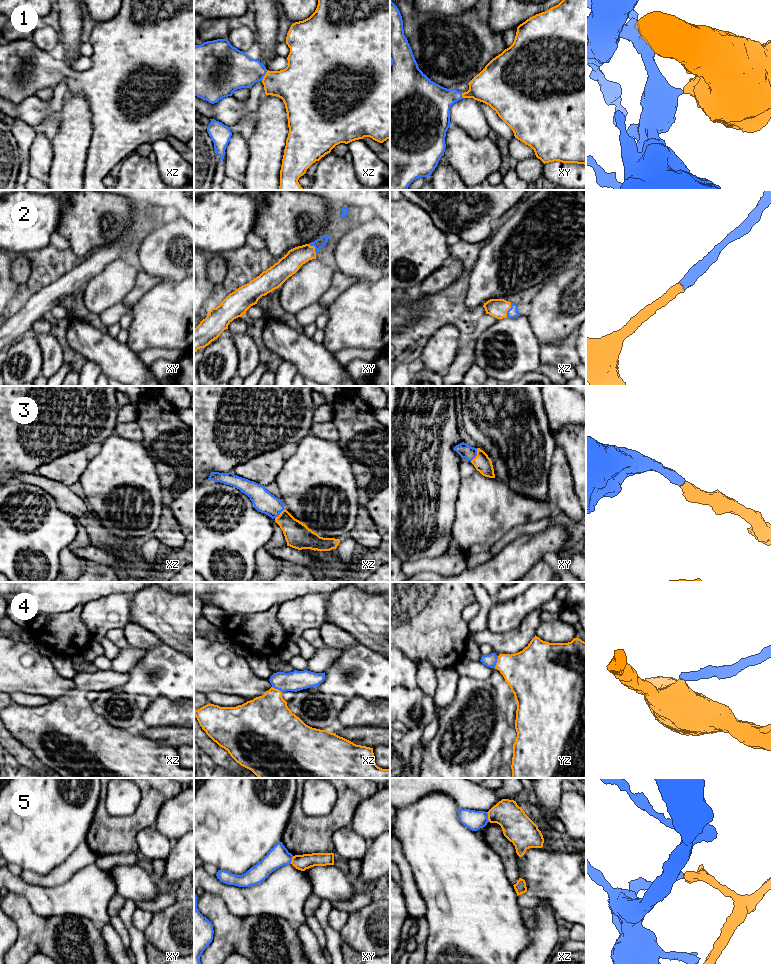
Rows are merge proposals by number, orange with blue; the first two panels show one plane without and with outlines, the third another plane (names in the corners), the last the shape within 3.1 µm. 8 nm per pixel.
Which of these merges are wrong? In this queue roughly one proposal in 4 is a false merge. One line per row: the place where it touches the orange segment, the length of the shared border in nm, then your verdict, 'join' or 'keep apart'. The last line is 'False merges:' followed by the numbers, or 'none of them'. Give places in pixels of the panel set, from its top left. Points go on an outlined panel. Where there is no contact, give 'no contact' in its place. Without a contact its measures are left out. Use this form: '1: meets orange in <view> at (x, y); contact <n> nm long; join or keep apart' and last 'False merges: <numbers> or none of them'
1: meets orange in xz at (265, 75); contact 100 nm long; join
2: meets orange in xz at (508, 309); contact 130 nm long; join
3: meets orange in xy at (477, 455); contact 130 nm long; join
4: meets orange in yz at (497, 662); contact 100 nm long; join
5: meets orange in xz at (488, 817); contact 80 nm long; keep apart
False merges: 5

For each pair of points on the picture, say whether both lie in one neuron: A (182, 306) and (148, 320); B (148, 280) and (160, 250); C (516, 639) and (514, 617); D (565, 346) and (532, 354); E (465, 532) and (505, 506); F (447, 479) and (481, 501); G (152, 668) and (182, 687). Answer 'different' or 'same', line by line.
A: same
B: different
C: different
D: different
E: same
F: different
G: same

